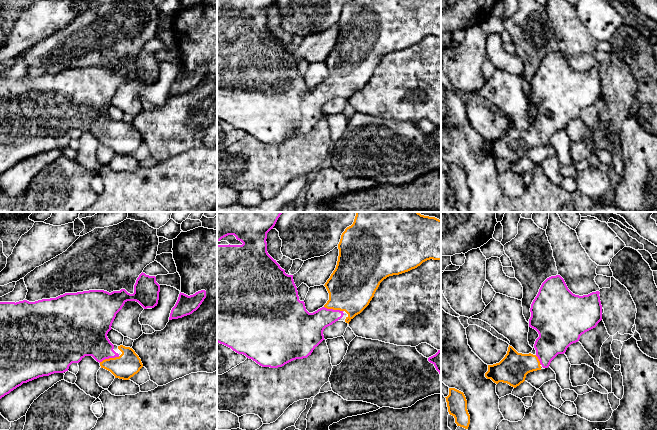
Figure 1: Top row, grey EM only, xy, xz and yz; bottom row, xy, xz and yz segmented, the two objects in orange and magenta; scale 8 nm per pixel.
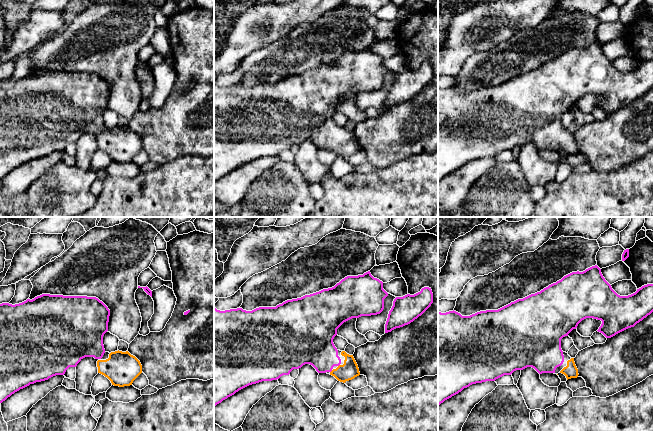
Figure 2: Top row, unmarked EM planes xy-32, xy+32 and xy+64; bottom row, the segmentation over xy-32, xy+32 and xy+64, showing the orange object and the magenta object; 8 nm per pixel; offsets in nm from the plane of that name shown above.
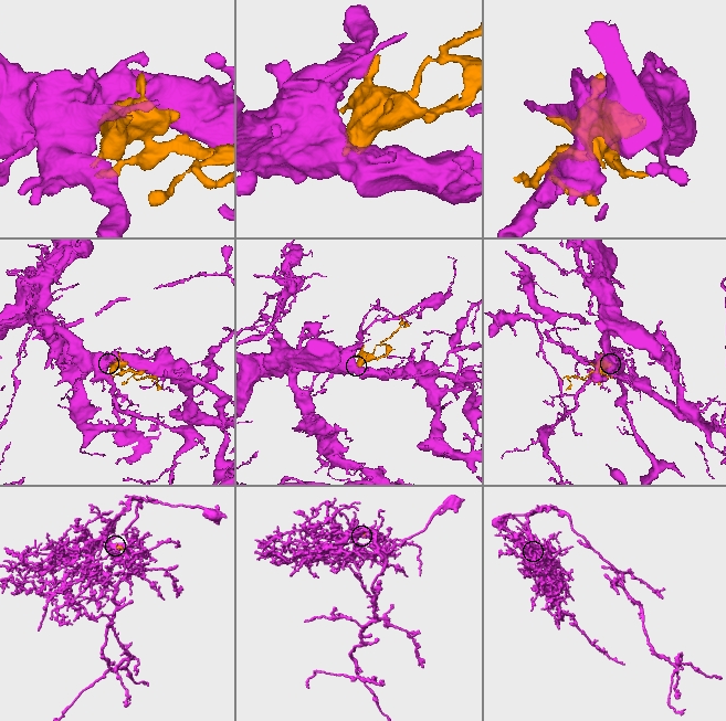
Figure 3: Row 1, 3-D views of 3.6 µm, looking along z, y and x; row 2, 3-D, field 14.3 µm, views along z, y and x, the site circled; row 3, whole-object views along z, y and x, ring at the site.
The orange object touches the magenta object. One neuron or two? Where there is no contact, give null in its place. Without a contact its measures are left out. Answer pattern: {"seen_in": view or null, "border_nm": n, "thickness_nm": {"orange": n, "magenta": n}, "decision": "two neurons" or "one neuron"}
{"seen_in": "xy", "border_nm": 180, "thickness_nm": {"orange": 200, "magenta": 320}, "decision": "one neuron"}

